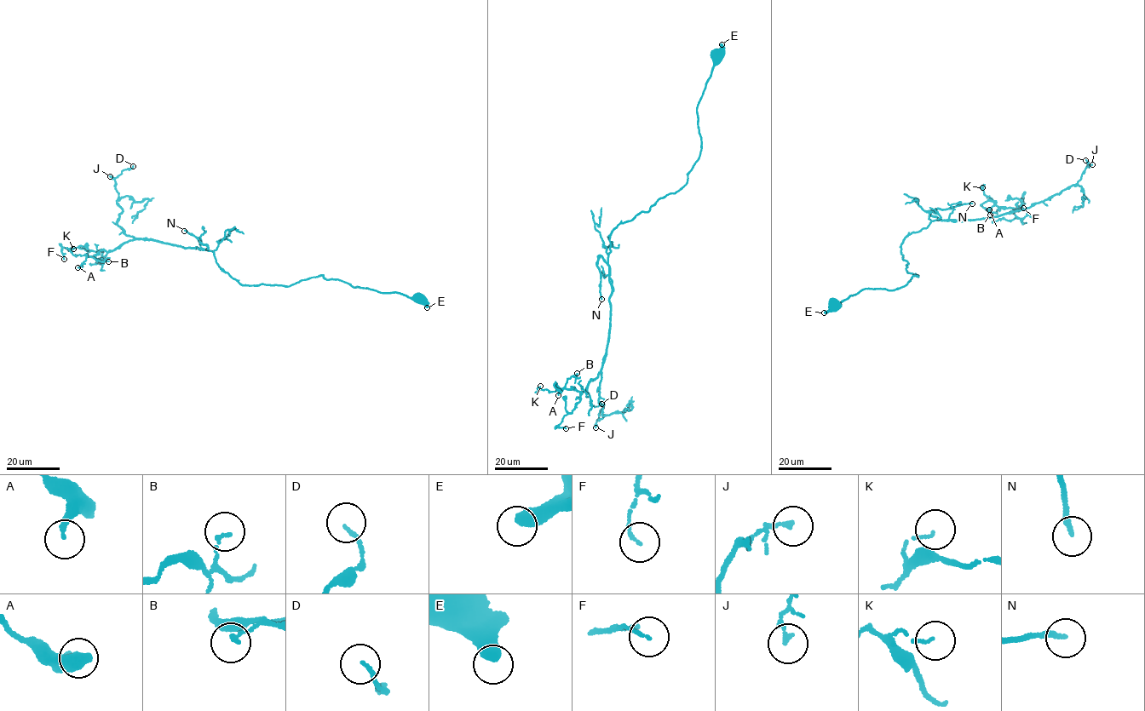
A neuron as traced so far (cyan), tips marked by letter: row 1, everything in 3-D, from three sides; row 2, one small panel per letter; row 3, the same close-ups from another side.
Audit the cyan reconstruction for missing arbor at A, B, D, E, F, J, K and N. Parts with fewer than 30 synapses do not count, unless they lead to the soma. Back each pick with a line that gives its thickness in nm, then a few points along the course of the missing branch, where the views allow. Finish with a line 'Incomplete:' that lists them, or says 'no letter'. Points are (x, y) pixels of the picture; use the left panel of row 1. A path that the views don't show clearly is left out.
N: Thickness 200 nm. Course of what is missing: (184, 231), (140, 224), (125, 212), (129, 192), (123, 181), (129, 167), (109, 148), (98, 147), (97, 151)
Incomplete: N

